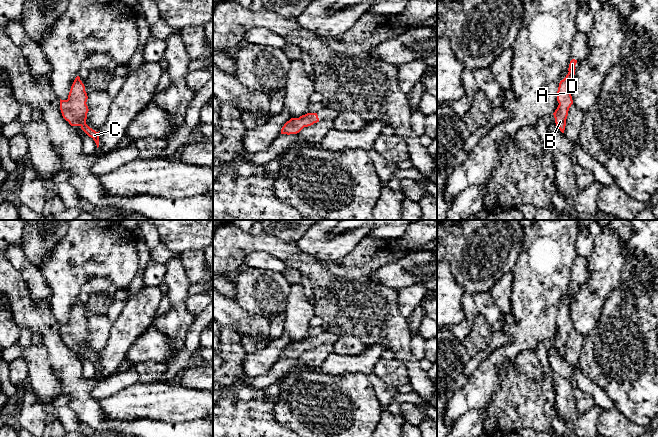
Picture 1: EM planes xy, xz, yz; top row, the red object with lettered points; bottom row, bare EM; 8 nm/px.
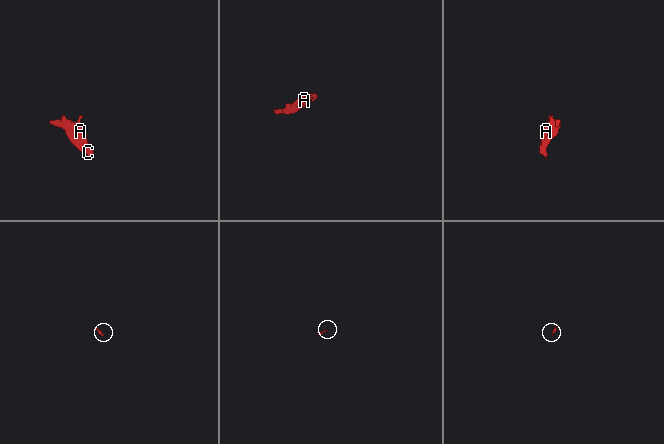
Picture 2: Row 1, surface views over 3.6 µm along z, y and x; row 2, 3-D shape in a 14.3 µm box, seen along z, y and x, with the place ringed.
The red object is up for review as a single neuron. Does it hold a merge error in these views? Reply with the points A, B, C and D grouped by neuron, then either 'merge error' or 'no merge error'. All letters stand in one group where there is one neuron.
groups A B C D; no merge error

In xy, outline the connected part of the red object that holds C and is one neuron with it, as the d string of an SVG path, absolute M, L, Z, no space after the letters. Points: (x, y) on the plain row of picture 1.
M77 300L71 310L68 323L60 323L60 334L63 342L69 346L71 350L80 350L81 353L91 361L97 372L99 371L99 356L96 356L86 348L87 337L89 335L86 328L88 323L85 310Z

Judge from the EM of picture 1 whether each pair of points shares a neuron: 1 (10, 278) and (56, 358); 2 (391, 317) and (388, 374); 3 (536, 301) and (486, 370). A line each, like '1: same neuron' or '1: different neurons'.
1: same neuron
2: different neurons
3: same neuron

